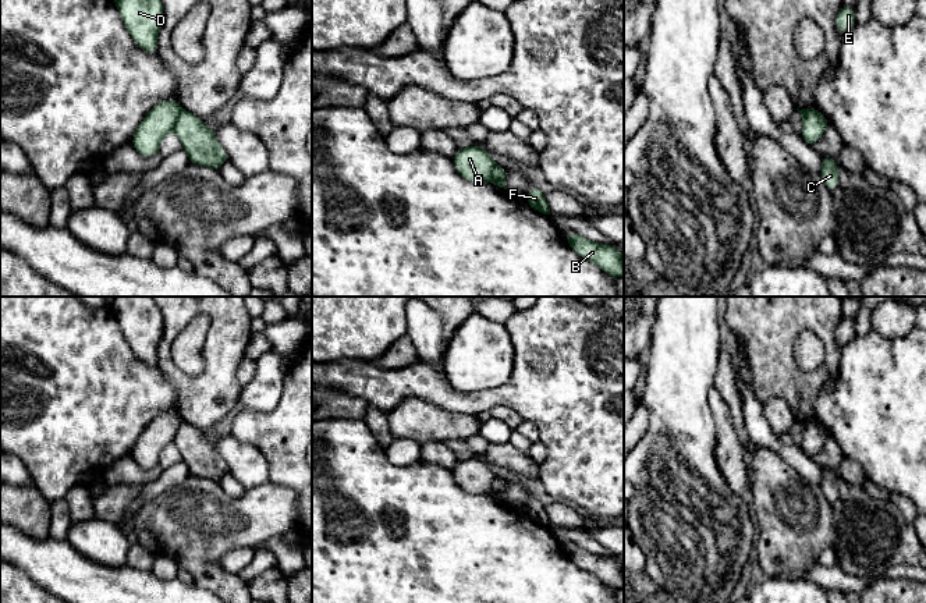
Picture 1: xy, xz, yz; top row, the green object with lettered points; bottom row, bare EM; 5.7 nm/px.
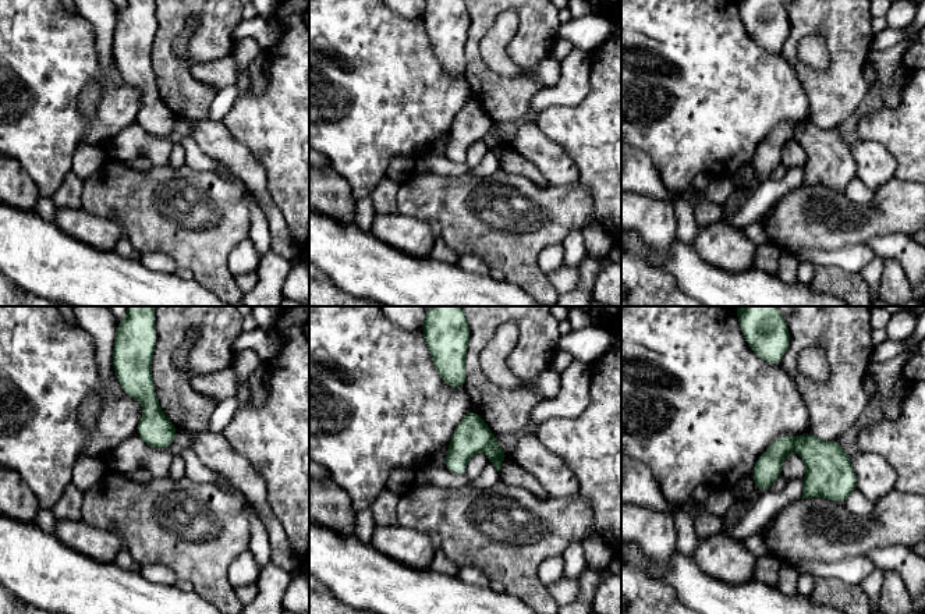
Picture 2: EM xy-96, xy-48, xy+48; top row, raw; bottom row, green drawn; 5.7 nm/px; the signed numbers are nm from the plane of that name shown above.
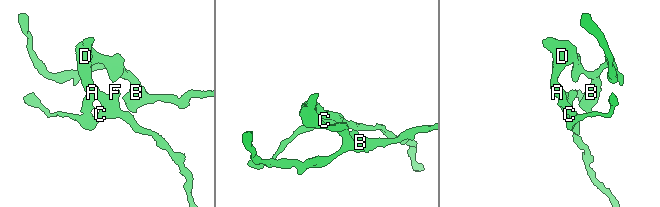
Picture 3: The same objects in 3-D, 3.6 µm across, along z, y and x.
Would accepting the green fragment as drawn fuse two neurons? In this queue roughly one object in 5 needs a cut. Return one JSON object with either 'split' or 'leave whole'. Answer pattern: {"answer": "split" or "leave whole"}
{"answer": "leave whole"}

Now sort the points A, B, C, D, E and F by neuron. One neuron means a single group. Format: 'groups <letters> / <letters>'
groups A B C D E F

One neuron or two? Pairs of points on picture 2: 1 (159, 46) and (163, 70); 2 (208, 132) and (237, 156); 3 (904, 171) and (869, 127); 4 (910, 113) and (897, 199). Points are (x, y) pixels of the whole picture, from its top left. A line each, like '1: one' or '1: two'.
1: one
2: one
3: one
4: two

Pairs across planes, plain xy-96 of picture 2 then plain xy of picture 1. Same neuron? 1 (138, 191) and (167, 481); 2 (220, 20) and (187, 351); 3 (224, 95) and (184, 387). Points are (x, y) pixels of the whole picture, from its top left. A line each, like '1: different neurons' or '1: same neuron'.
1: different neurons
2: different neurons
3: different neurons

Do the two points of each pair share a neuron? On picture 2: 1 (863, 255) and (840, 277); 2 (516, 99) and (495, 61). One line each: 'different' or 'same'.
1: different
2: different

